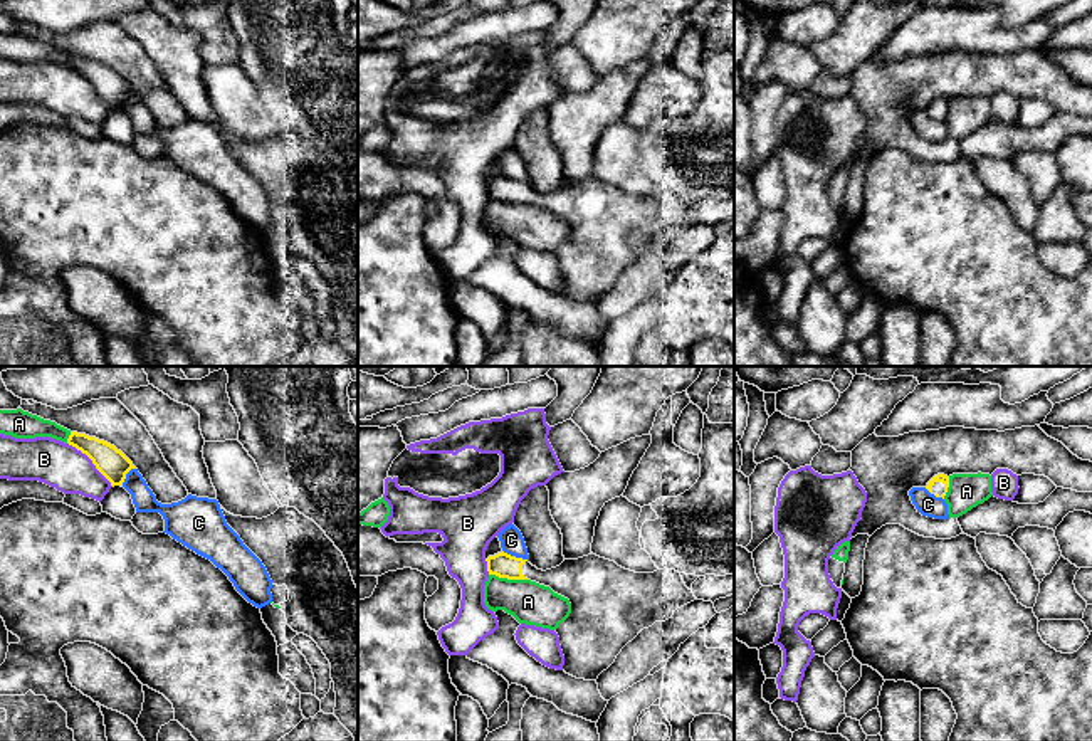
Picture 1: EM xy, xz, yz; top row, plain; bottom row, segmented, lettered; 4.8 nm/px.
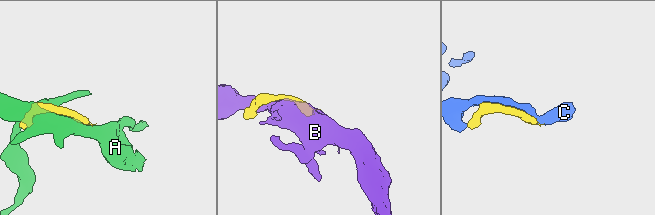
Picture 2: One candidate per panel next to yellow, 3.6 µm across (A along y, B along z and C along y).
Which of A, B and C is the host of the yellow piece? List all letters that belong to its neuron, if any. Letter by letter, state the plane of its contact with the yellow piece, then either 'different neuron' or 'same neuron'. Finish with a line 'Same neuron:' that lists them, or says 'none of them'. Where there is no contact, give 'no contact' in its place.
A: xz | different neuron
B: xy | different neuron
C: xz | different neuron
Same neuron: none of them

